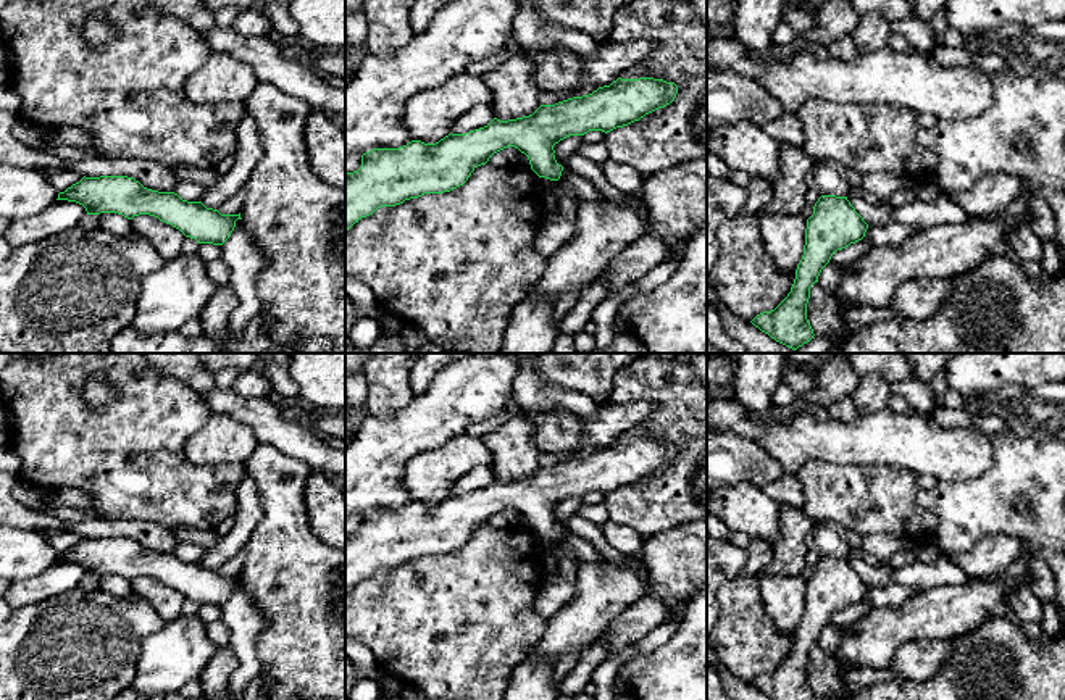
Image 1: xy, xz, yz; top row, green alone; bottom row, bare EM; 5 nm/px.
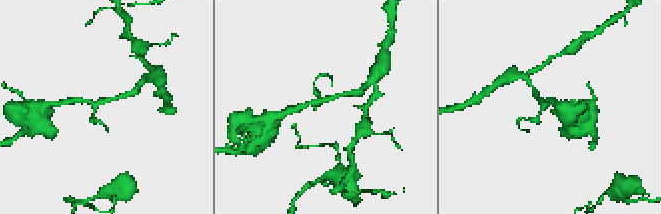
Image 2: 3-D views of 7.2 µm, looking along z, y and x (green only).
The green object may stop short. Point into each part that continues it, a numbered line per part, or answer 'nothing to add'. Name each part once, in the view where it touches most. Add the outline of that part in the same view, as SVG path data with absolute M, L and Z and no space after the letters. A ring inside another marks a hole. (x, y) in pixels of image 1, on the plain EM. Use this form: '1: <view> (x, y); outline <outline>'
nothing to add

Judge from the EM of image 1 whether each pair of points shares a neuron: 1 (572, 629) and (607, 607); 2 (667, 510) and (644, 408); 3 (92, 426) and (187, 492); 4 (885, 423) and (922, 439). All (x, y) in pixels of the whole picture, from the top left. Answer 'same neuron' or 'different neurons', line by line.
1: same neuron
2: different neurons
3: same neuron
4: same neuron

